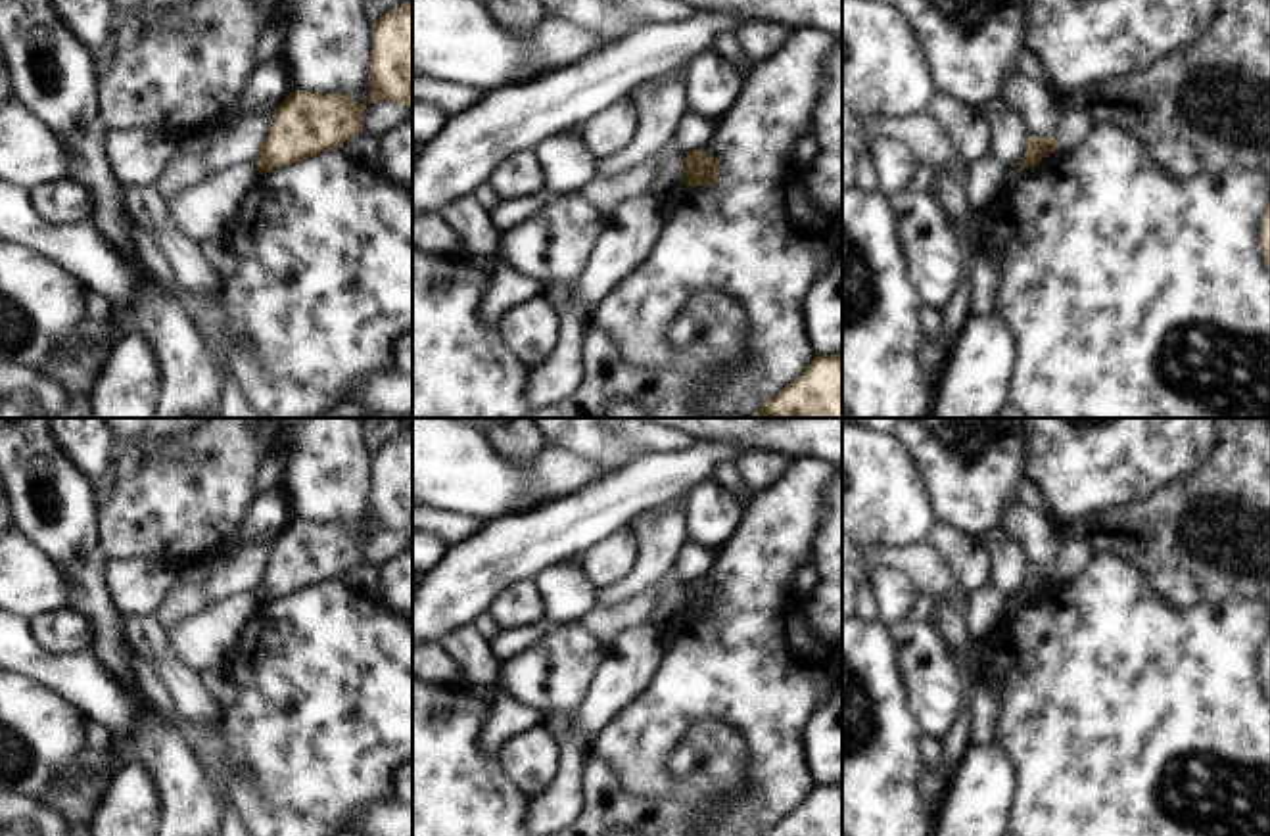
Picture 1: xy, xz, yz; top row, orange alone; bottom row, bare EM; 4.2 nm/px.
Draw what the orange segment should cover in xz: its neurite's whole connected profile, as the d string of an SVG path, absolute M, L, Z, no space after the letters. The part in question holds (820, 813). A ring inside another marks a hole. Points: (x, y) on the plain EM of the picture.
M842 782L815 786L762 836L842 836Z

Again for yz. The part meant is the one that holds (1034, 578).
M1030 564L1024 573L1023 589L1013 594L1026 594L1034 598L1042 587L1053 583L1061 573L1063 571L1055 568L1036 568Z

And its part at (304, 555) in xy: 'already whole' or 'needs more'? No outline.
already whole

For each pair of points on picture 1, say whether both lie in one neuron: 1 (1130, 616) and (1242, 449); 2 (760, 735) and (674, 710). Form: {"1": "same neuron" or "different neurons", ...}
{"1": "different neurons", "2": "same neuron"}

